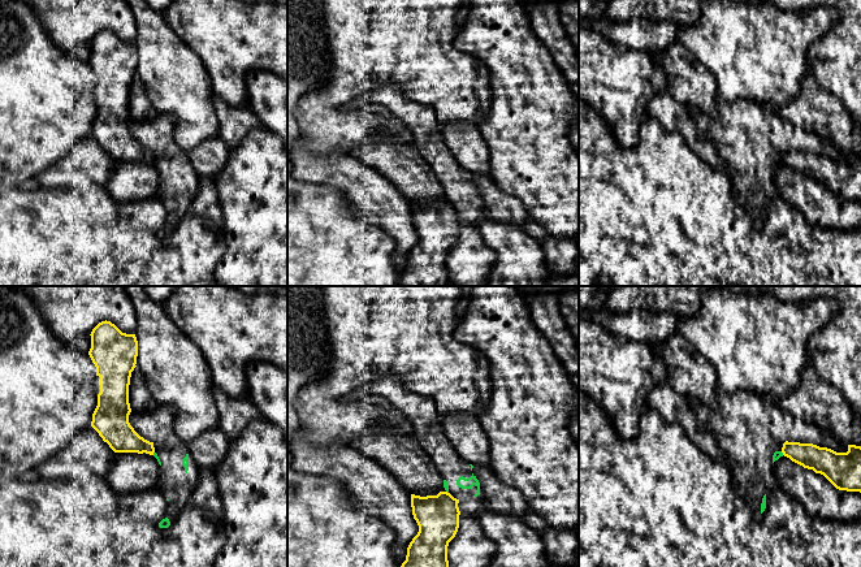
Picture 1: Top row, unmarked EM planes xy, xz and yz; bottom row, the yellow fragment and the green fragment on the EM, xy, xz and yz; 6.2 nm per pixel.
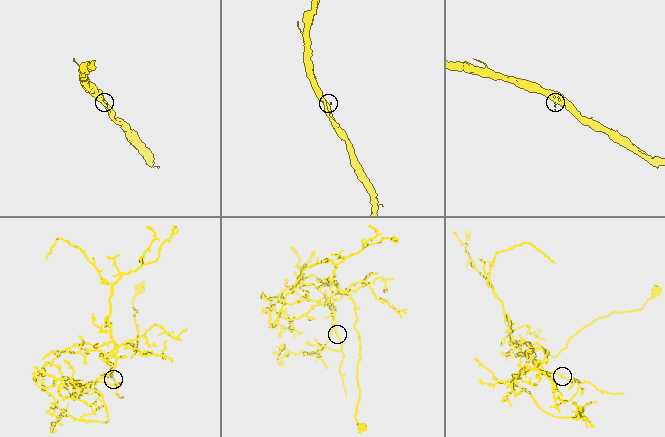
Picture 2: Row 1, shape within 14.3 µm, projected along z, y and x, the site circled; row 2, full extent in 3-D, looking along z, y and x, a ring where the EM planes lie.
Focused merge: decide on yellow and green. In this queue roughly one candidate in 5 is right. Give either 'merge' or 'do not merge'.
do not merge

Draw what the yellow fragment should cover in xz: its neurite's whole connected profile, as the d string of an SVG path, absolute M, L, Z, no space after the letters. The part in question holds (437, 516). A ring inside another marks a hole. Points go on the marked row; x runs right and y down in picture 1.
M447 492L420 497L411 494L417 534L407 547L401 567L449 567L447 546L459 528L459 499Z

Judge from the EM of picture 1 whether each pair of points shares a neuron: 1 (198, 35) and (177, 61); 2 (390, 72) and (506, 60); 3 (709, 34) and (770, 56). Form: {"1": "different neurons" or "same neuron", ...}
{"1": "different neurons", "2": "different neurons", "3": "same neuron"}

